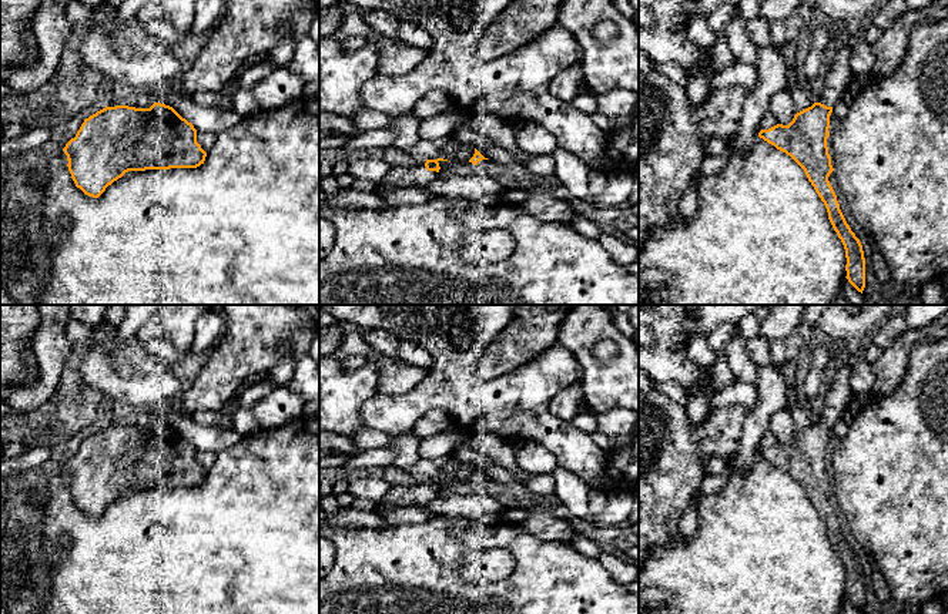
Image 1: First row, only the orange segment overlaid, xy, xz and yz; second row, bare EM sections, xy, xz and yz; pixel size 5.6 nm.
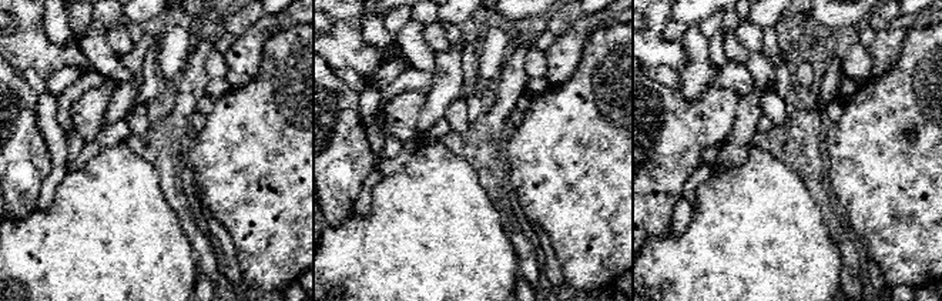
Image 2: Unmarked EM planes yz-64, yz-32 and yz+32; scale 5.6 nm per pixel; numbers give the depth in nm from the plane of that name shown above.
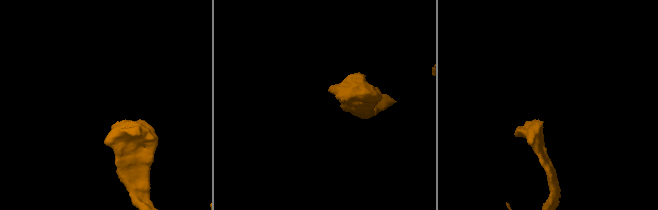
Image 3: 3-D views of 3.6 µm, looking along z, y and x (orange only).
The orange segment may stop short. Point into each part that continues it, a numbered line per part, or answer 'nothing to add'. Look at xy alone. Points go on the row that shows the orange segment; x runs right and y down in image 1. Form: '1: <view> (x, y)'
nothing to add

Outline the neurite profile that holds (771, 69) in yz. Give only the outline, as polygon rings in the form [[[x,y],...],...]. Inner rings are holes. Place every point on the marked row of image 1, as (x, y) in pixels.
[[[771,46],[758,48],[756,70],[758,85],[748,91],[737,134],[728,140],[727,150],[731,155],[747,154],[758,138],[760,123],[770,111],[771,97],[785,90],[787,63],[784,53]]]

